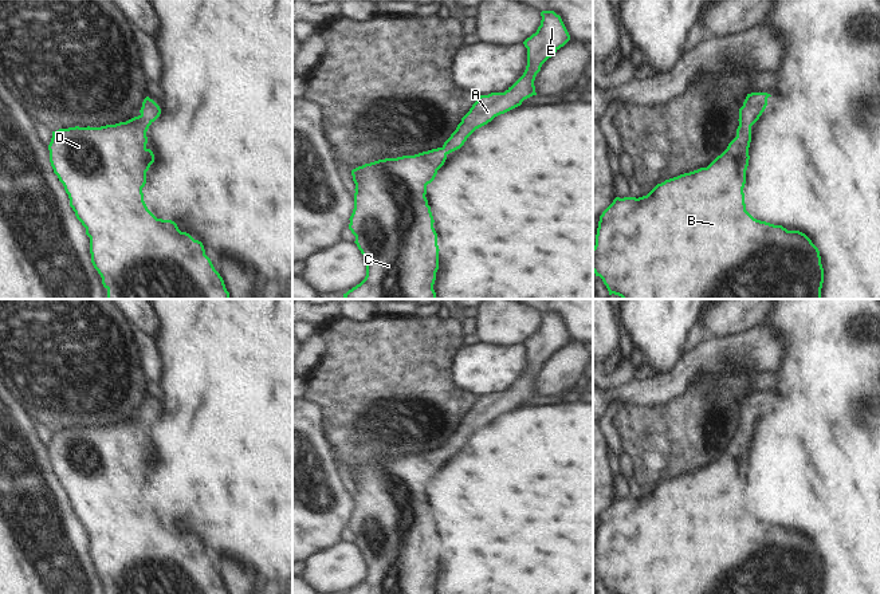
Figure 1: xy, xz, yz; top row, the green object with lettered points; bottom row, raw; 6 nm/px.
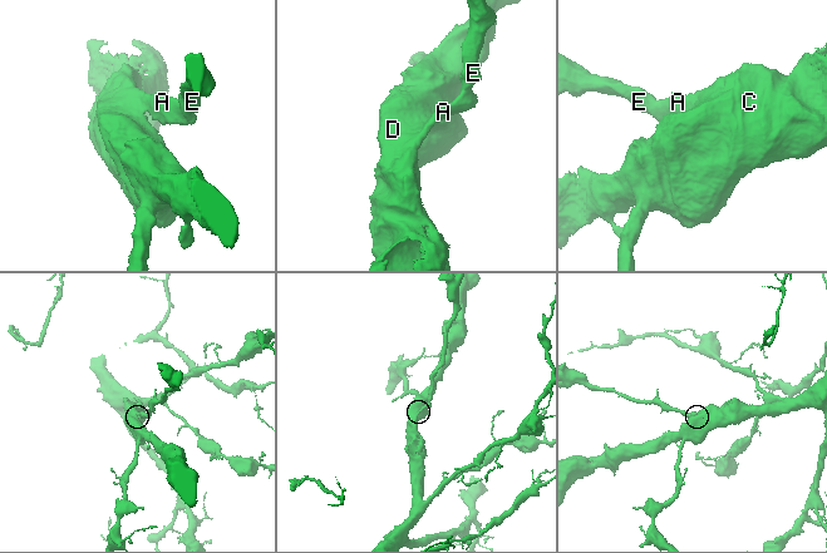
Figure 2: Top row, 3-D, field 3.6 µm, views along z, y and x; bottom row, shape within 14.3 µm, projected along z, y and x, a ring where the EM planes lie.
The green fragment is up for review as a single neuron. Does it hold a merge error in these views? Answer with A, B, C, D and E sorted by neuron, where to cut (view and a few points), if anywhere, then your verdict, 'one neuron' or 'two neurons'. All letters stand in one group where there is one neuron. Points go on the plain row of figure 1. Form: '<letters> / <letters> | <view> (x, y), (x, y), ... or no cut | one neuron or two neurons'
A B C D E | no cut | one neuron

